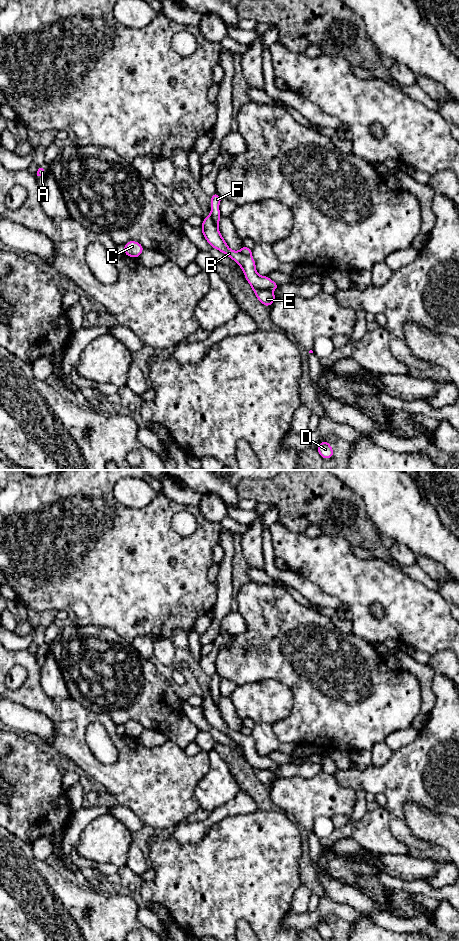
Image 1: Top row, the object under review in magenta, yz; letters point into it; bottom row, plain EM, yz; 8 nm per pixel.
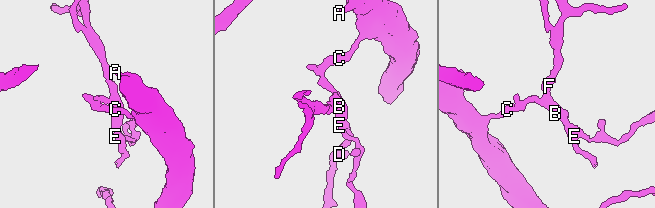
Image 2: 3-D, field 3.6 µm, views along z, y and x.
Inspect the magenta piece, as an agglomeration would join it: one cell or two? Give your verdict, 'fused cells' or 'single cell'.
fused cells

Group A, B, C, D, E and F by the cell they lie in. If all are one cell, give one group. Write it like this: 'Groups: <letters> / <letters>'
Groups: A B C D / E F

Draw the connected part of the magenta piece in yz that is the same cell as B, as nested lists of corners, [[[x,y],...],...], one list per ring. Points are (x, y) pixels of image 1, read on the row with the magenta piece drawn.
[[[211,213],[203,219],[200,227],[203,236],[212,248],[226,254],[234,260],[243,270],[247,282],[259,290],[276,290],[279,285],[272,281],[268,276],[260,276],[256,271],[255,260],[251,255],[243,255],[240,252],[231,250],[219,229],[213,222]]]

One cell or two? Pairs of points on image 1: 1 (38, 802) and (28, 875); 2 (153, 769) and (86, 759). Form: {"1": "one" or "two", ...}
{"1": "two", "2": "one"}

